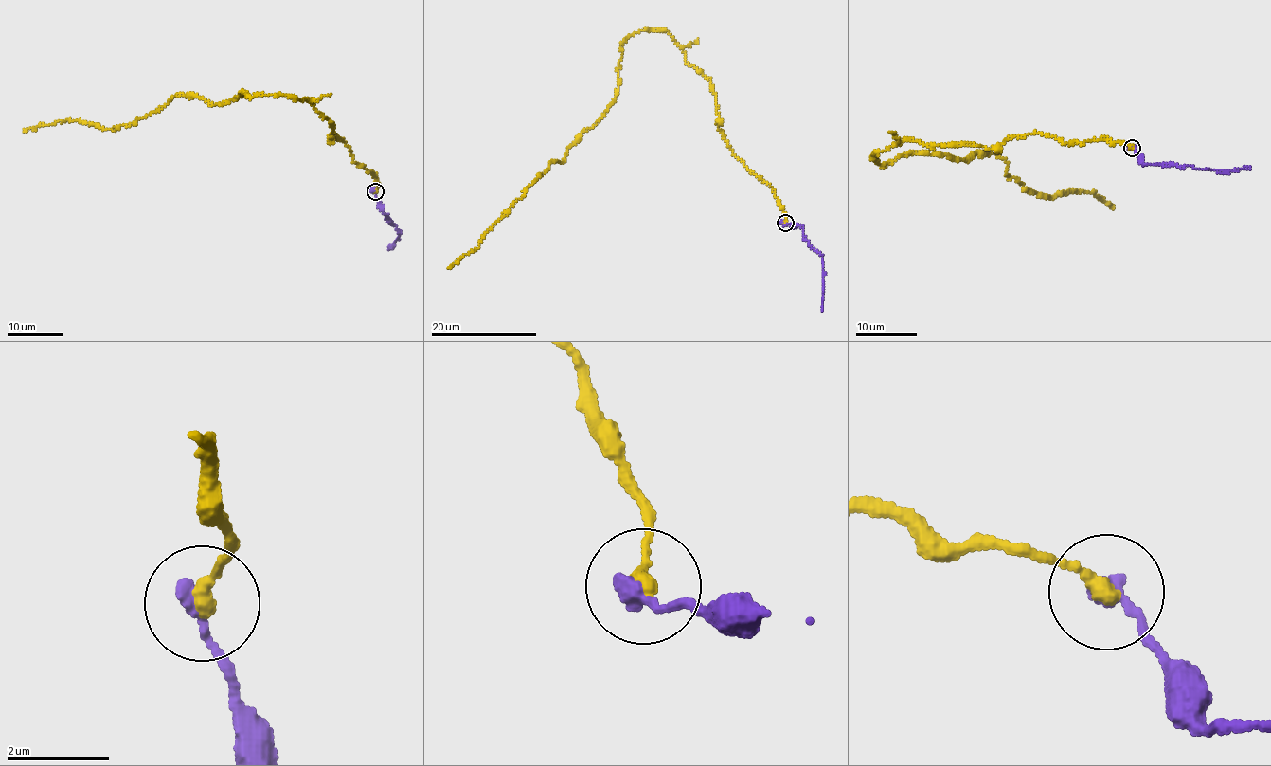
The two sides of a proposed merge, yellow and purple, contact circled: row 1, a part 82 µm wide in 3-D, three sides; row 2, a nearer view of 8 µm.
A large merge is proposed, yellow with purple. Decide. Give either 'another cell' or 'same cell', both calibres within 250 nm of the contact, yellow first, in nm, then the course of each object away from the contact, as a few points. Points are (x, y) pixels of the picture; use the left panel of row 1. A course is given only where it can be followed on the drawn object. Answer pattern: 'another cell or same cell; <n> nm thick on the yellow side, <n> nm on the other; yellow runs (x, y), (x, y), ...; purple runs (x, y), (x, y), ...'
same cell; 320 nm thick on the yellow side, 340 nm on the other; yellow runs (374, 191), (372, 171), (330, 136), (313, 99), (241, 91), (216, 104), (177, 95), (125, 126), (23, 128); purple runs (374, 191), (388, 215), (385, 218), (401, 233), (392, 247), (388, 247)

